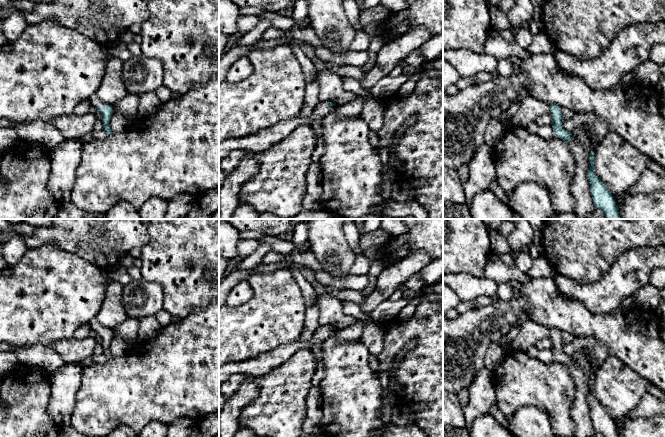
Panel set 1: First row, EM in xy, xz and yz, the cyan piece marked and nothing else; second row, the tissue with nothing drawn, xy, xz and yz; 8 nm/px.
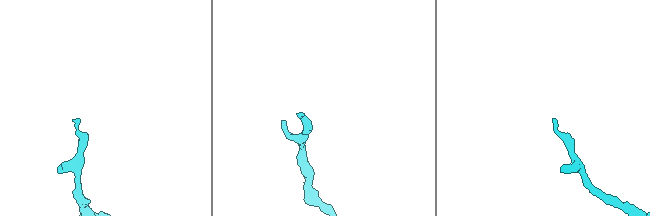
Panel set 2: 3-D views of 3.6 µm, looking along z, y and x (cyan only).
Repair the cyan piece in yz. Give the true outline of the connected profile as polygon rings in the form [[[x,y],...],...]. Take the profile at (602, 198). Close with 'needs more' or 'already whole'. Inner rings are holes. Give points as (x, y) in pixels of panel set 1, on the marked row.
[[[591,151],[590,164],[588,167],[588,180],[594,206],[600,208],[607,219],[621,219],[614,196],[595,173],[594,162],[595,153]]]; already whole

